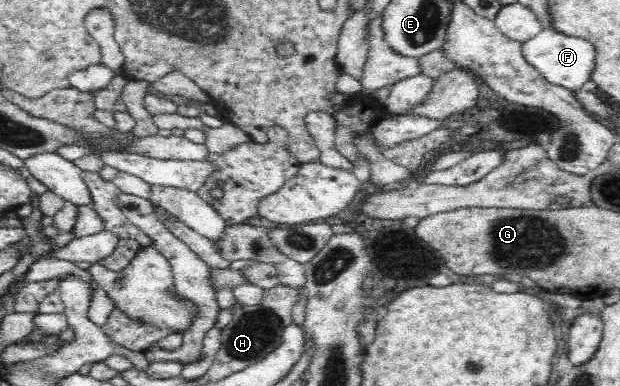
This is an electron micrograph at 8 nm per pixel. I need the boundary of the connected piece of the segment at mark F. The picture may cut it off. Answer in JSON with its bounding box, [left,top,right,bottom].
[522,27,596,90]

